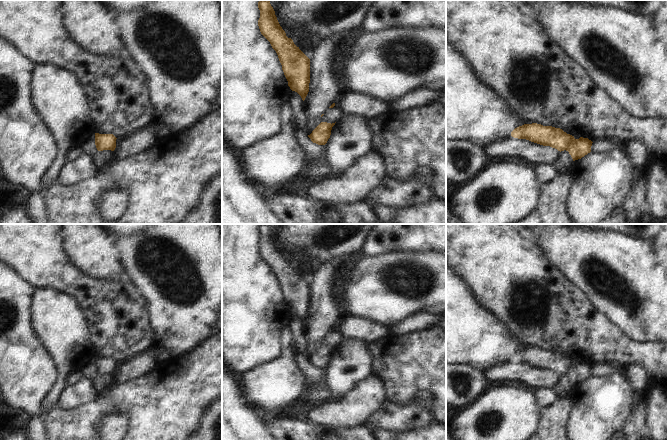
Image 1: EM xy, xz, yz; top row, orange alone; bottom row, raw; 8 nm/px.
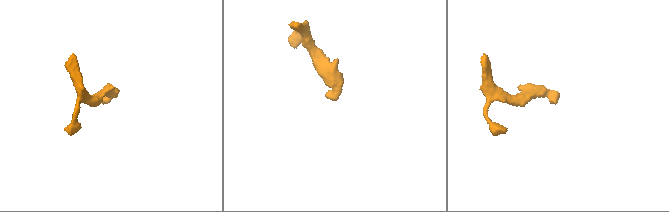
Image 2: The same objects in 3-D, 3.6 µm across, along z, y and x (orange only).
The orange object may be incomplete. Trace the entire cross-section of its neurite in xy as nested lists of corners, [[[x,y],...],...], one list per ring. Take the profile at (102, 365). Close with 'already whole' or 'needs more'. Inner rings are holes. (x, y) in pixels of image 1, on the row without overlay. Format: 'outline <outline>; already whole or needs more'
outline [[[95,357],[95,369],[98,375],[111,374],[116,372],[116,361],[113,358]]]; already whole

